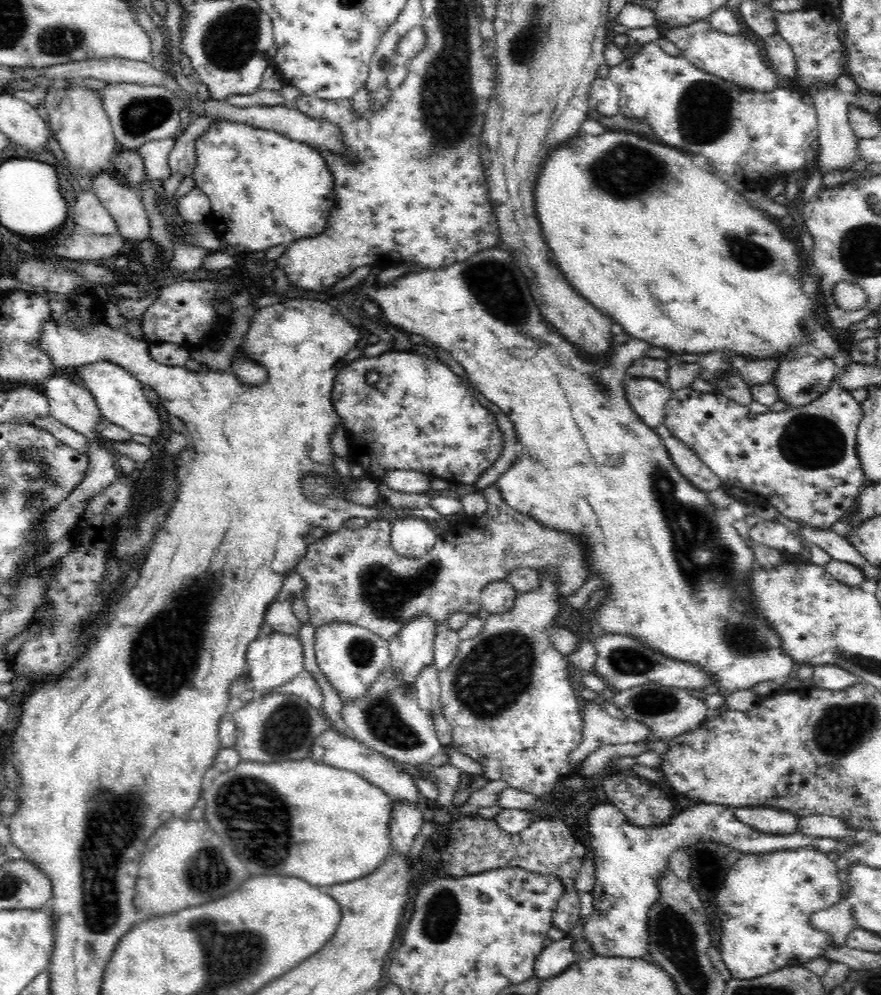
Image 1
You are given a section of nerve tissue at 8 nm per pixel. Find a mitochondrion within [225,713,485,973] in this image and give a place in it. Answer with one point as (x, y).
(442, 921)

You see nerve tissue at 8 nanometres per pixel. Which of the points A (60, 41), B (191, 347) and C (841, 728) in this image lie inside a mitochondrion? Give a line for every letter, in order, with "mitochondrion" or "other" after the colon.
A: mitochondrion
B: other
C: mitochondrion

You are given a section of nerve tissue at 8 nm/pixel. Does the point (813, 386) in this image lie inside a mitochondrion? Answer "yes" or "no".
yes

